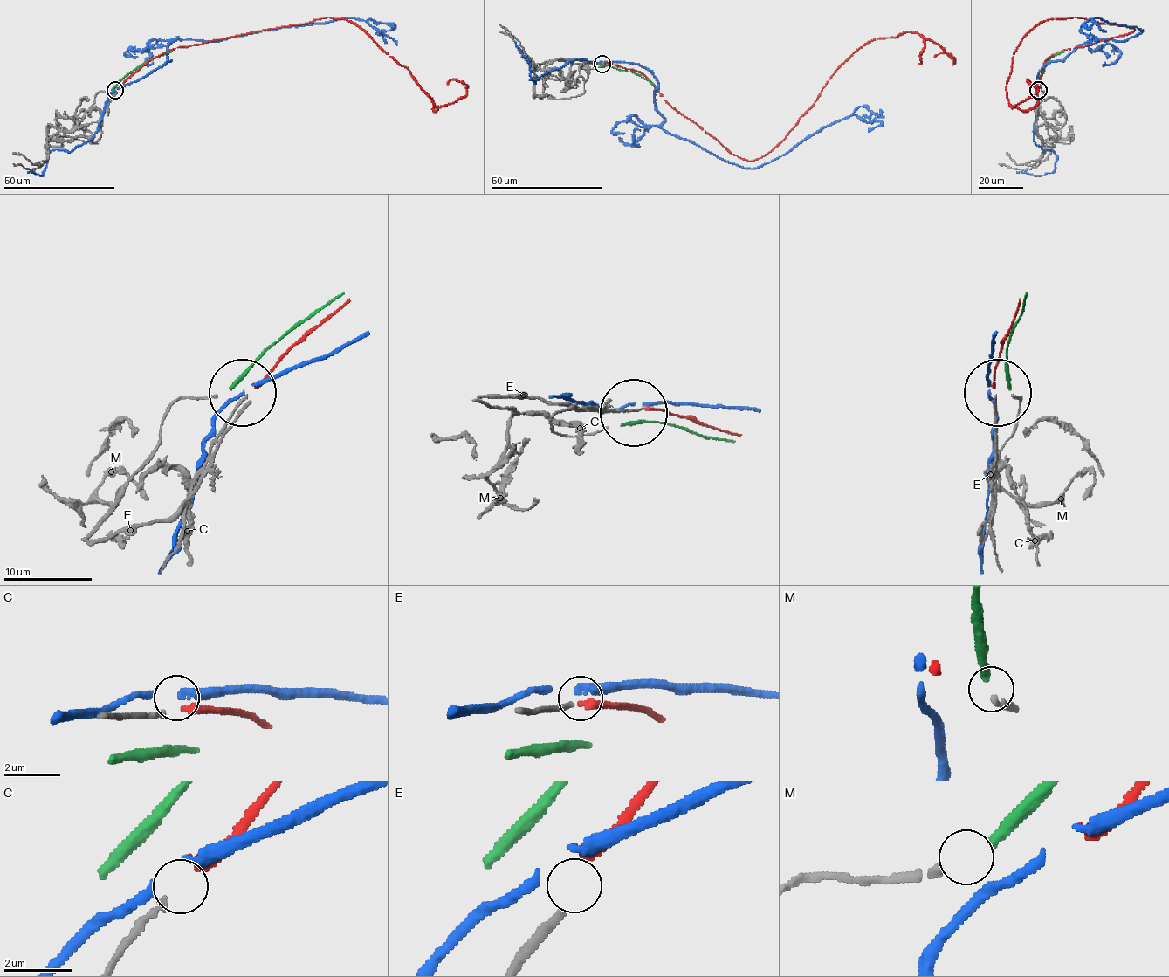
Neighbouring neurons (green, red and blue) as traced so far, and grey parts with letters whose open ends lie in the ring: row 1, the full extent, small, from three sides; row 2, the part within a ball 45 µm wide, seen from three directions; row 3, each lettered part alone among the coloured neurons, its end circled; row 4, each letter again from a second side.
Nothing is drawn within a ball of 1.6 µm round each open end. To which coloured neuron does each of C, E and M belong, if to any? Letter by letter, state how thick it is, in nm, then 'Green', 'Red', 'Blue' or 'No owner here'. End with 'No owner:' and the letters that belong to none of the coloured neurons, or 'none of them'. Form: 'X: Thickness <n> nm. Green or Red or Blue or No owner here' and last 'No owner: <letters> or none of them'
C: Thickness 160 nm. Red
E: Thickness 240 nm. No owner here
M: Thickness 180 nm. Green
No owner: E

